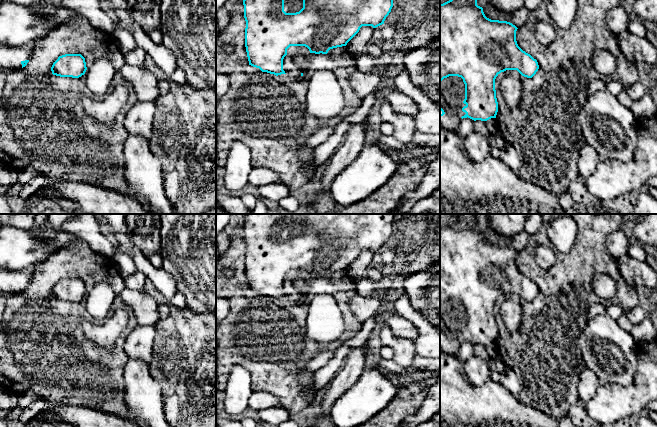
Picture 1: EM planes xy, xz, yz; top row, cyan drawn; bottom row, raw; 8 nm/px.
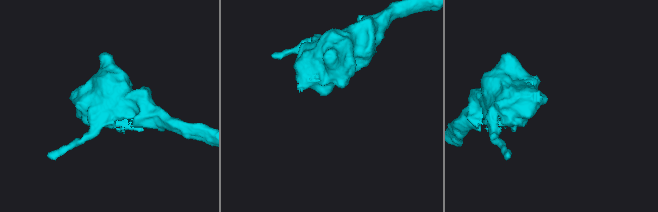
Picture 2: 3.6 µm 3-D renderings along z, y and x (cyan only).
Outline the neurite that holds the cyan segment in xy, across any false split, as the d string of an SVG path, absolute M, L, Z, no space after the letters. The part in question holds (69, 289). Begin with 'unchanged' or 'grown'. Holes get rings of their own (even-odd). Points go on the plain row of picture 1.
unchanged | M81 278L59 280L51 291L52 298L60 301L79 302L86 294L85 282Z

